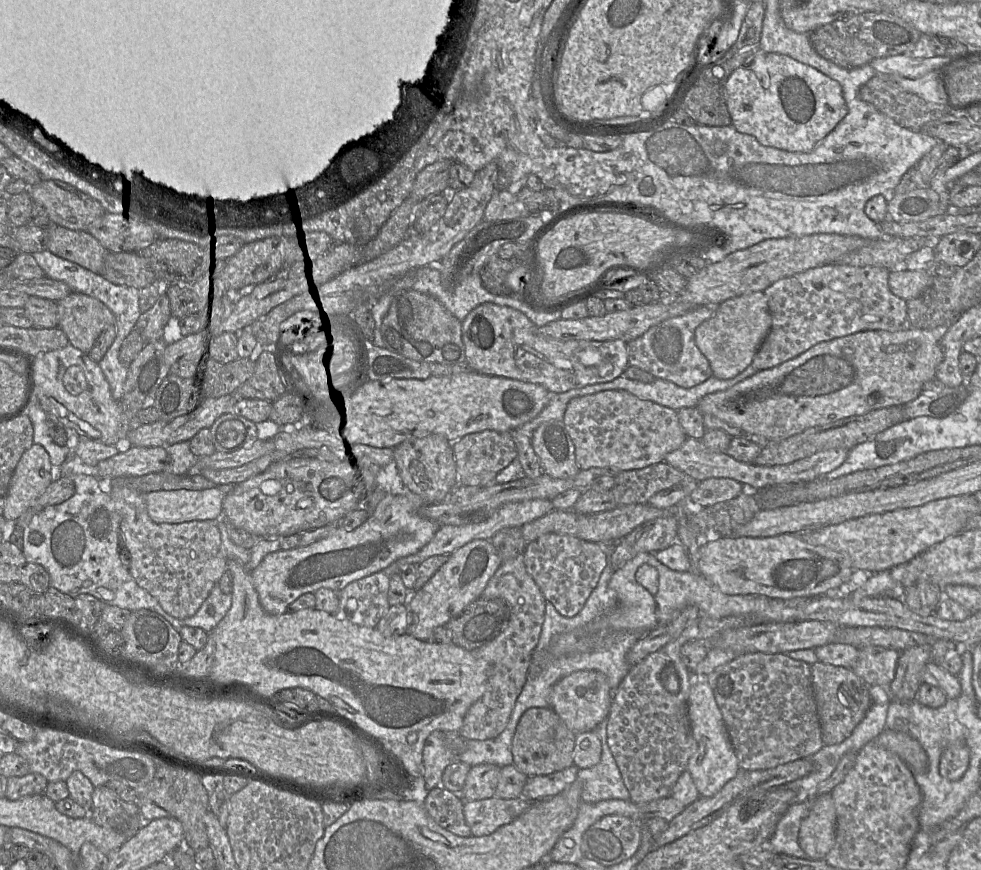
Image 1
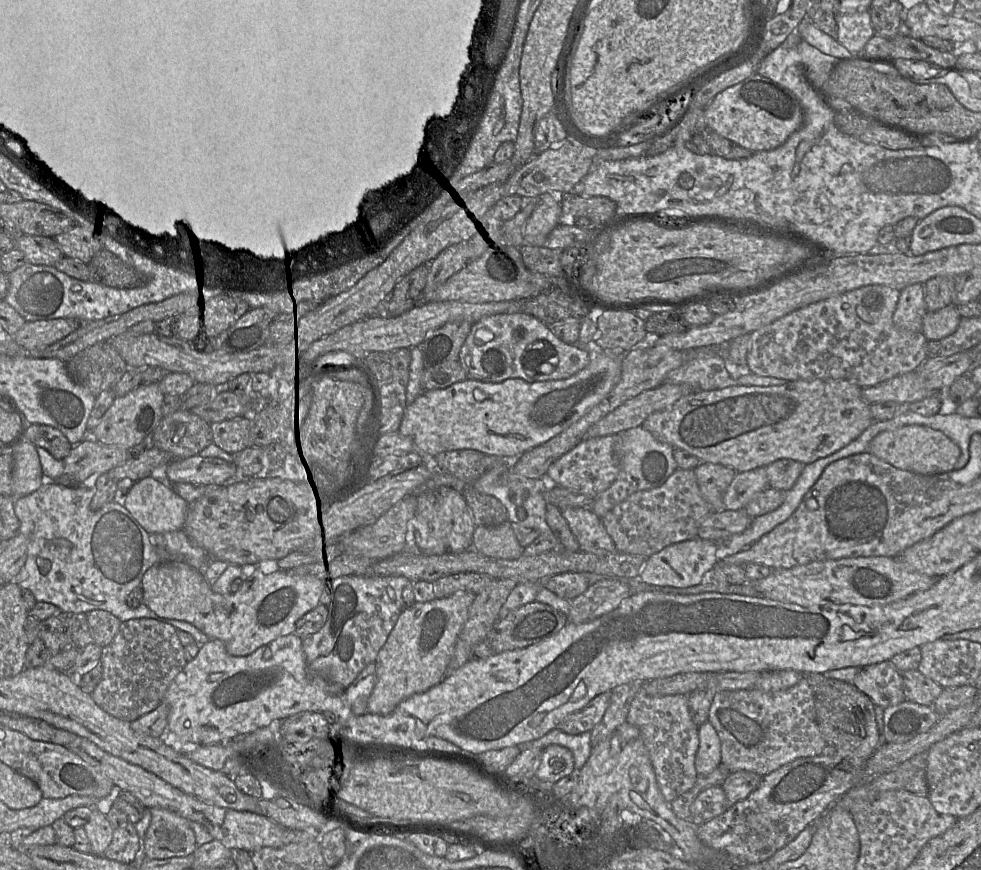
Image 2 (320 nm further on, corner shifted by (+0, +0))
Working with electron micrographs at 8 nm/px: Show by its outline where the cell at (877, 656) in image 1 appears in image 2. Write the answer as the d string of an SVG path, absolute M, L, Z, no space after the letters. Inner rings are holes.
M918 669L902 672L903 691L906 700L925 706L932 706L943 688Z

